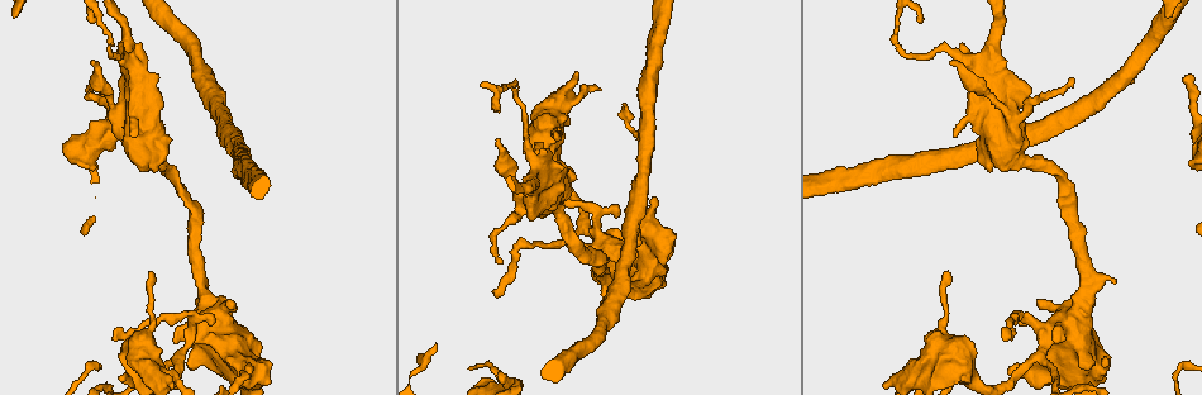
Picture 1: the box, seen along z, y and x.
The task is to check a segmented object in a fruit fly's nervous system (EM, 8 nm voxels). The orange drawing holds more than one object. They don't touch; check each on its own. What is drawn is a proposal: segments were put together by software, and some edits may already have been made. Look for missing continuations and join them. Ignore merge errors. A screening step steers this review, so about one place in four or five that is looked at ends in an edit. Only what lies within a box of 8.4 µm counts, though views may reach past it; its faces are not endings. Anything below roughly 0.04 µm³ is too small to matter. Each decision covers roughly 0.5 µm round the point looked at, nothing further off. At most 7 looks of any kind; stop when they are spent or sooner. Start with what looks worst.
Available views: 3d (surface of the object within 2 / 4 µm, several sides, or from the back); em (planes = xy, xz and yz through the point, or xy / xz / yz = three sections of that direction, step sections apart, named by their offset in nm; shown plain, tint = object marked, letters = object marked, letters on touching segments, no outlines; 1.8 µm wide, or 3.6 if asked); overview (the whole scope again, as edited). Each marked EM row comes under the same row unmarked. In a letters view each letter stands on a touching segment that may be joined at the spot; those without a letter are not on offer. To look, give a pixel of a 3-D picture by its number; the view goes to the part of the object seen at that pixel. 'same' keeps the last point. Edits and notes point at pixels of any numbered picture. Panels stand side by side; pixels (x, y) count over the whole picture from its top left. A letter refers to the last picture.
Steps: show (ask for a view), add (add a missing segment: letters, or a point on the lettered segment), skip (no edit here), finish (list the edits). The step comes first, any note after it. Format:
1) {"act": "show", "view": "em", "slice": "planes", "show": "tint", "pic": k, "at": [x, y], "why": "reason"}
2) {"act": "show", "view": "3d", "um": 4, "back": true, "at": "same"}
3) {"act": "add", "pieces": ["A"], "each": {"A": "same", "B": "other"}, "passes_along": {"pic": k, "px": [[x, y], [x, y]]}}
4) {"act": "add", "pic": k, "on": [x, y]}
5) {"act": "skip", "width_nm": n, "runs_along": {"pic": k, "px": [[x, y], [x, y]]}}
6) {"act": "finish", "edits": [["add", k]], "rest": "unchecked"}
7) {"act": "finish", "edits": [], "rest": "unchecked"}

{"act": "show", "view": "em", "slice": "planes", "show": "tint", "pic": 1, "at": [502, 376], "why": "long arm stops here"}

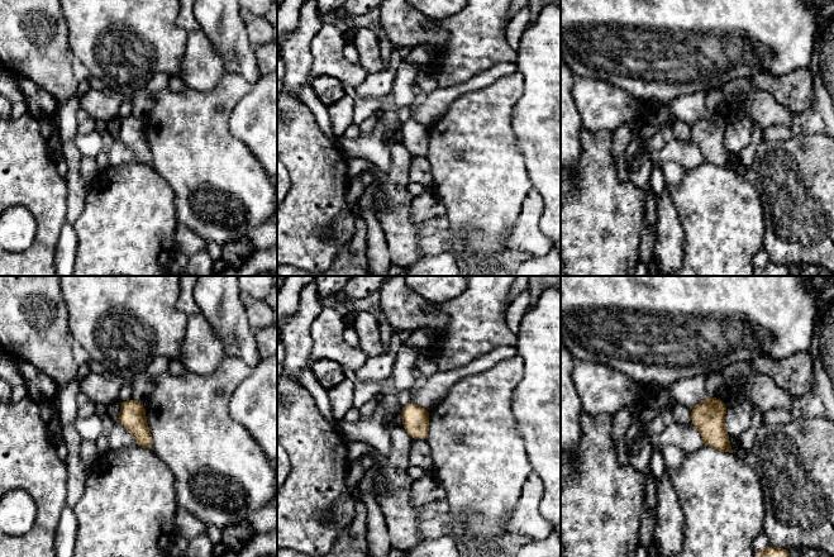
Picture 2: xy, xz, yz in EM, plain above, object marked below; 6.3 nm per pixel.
{"act": "show", "view": "em", "slice": "planes", "show": "letters", "at": "same", "why": "see the neighbours"}

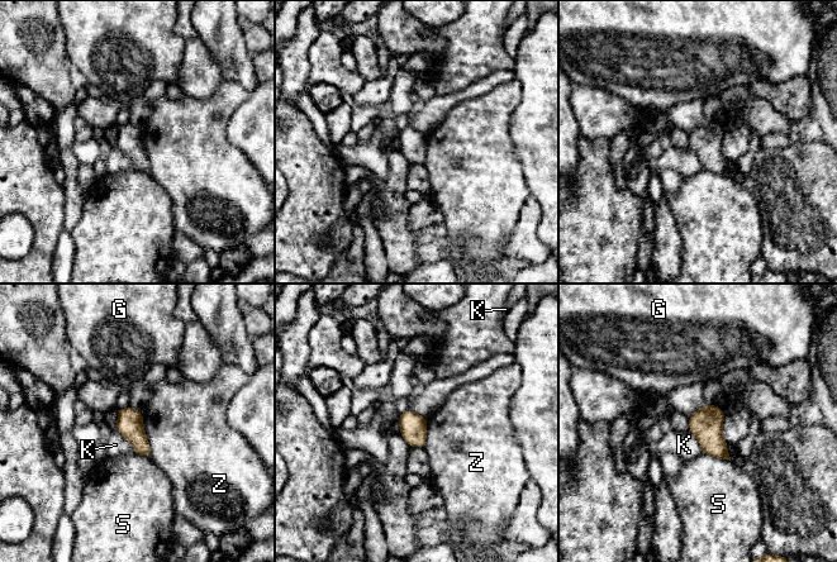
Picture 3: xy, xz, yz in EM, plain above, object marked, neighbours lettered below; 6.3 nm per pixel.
{"act": "skip", "width_nm": 170, "each": {"G": "other", "K": "other", "S": "other", "Z": "other"}, "border": {"pic": 3, "px": [[141, 412], [151, 457]]}, "found": "none of them fits"}

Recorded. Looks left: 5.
{"act": "show", "view": "3d", "um": 4, "pic": 1, "at": [498, 140], "why": "thin end"}

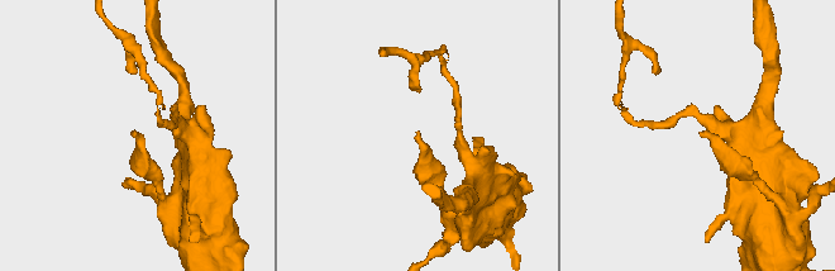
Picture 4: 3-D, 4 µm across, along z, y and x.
{"act": "show", "view": "em", "slice": "planes", "show": "letters", "pic": 4, "at": [132, 132], "why": "now the EM"}

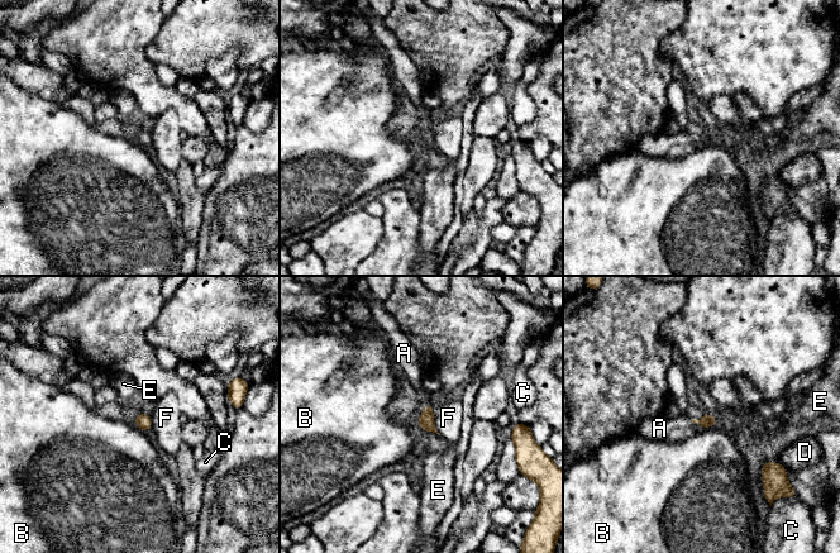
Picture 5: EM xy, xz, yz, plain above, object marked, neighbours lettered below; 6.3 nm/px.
{"act": "add", "pic": 5, "on": [413, 368], "width_nm": 90, "each": {"A": "same", "B": "other", "C": "other", "D": "other", "E": "other", "F": "other"}, "passes_along": {"pic": 5, "px": [[425, 420], [425, 405], [413, 368]]}, "found": "the neuron continues"}

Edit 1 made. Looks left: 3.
{"act": "show", "view": "overview", "why": "redraw"}

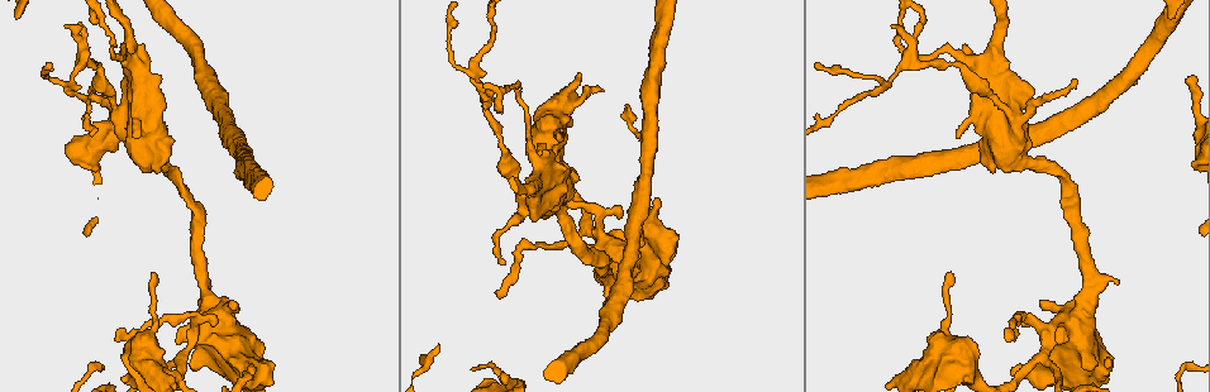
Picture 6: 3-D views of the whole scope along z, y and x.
{"act": "show", "view": "3d", "um": 2, "pic": 6, "at": [1011, 369], "why": "branch stops here"}

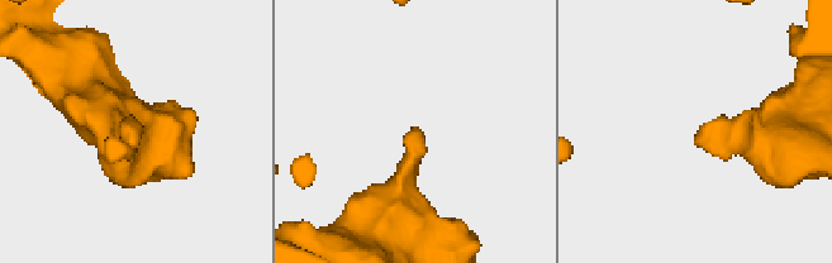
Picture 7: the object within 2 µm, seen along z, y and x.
{"act": "show", "view": "em", "slice": "planes", "show": "letters", "pic": 7, "at": [694, 141]}

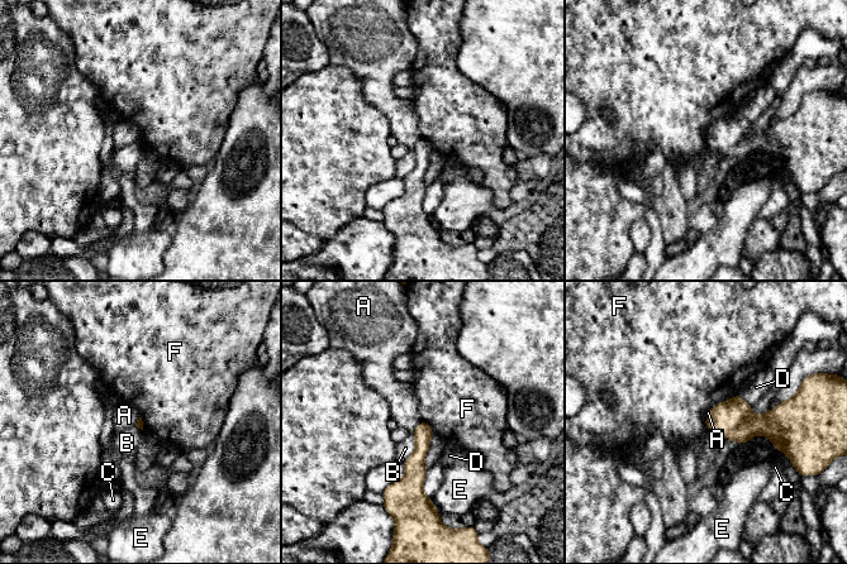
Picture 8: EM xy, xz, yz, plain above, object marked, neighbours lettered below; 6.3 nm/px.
{"act": "skip", "longest_contact_nm": ["F", 220], "each": {"A": "other", "B": "other", "C": "other", "D": "other", "E": "other", "F": "other"}, "runs_along": {"pic": 8, "px": [[423, 425], [417, 498]]}, "found": "none of them fits"}

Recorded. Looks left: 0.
{"act": "finish", "edits": [["add", 5]], "rest": "unchecked"}

